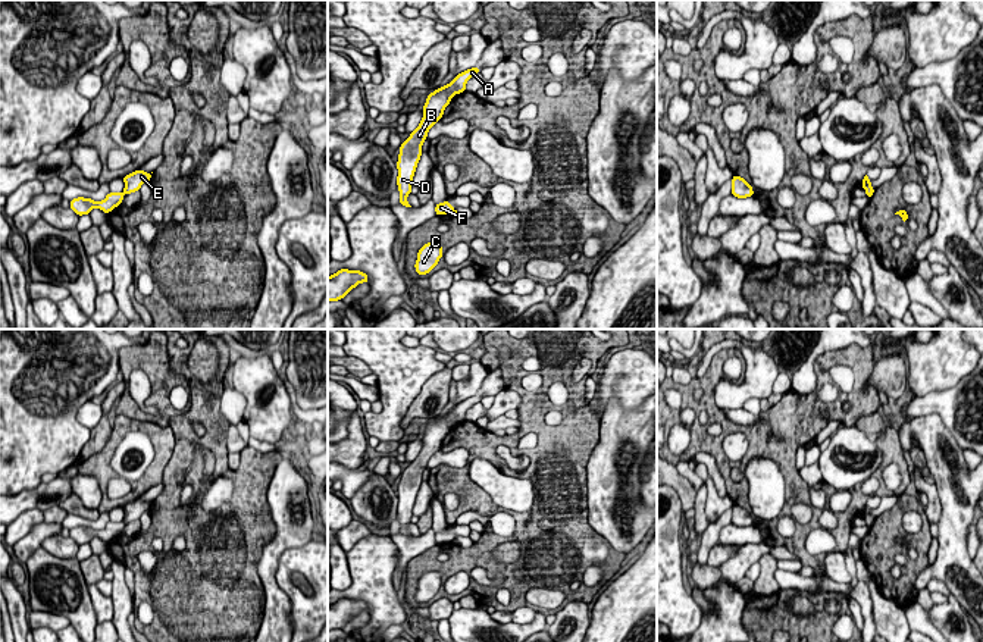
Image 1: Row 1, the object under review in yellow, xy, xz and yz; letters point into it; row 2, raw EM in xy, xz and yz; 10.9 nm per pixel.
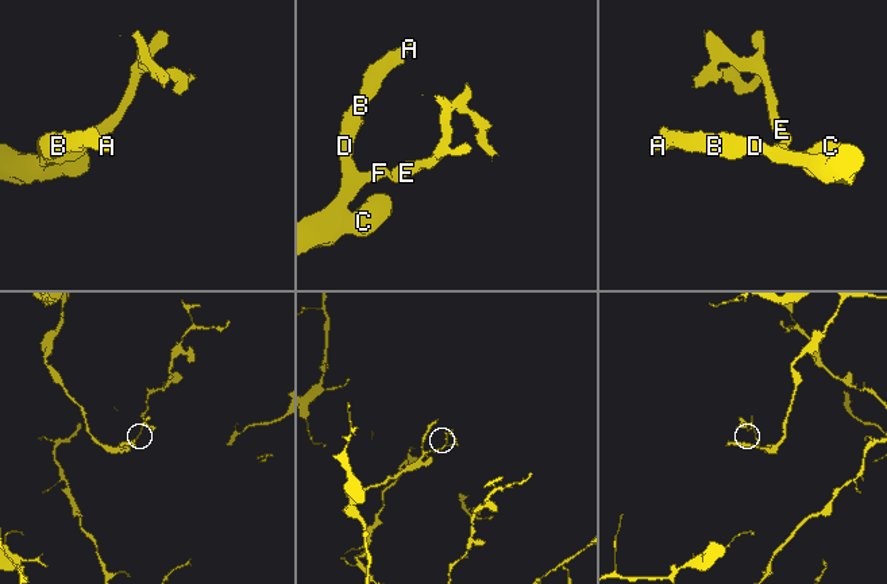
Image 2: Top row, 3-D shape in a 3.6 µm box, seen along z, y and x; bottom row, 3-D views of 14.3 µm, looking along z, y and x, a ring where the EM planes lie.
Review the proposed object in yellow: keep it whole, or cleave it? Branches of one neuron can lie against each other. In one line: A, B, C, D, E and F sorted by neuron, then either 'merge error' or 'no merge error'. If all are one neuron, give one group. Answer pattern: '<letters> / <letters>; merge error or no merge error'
A B C D F / E; merge error

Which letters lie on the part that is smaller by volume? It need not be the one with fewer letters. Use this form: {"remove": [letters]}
{"remove": ["E"]}

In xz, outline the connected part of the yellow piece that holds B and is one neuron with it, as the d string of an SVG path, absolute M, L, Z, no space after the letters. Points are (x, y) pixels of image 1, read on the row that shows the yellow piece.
M478 66L467 69L458 73L450 84L445 87L436 88L426 98L423 106L423 118L419 126L410 134L410 137L401 144L397 169L397 185L400 191L400 204L406 207L411 207L407 201L407 195L411 194L411 181L423 154L422 145L428 138L429 129L441 120L444 116L444 109L450 104L451 97L466 91L467 81L479 73L480 69Z

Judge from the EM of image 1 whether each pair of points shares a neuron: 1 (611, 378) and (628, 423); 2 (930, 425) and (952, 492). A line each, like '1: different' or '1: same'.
1: different
2: same

